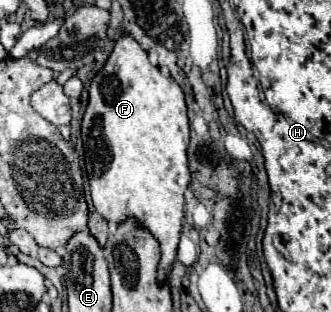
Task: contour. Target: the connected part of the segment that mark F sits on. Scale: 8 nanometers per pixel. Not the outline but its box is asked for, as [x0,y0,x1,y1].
[82,33,190,283]

